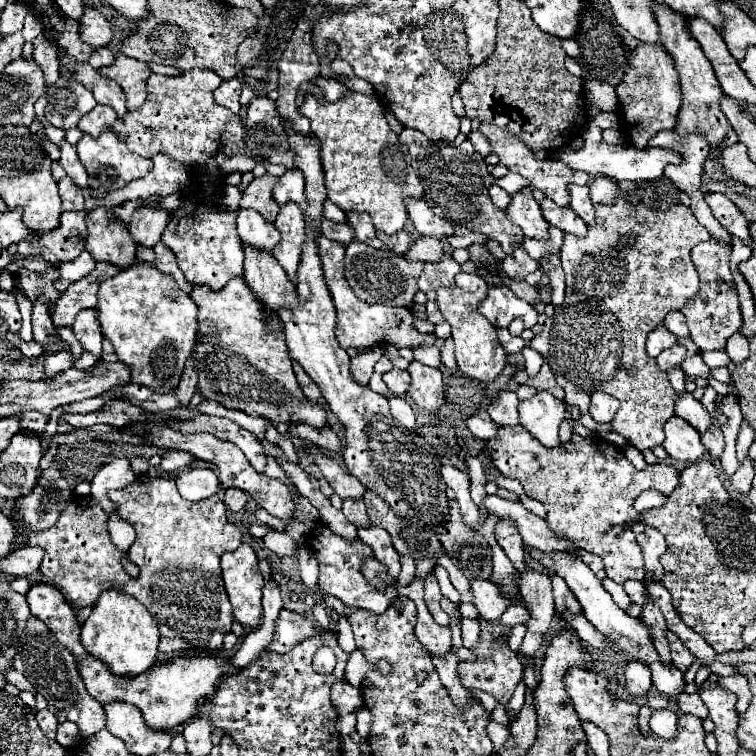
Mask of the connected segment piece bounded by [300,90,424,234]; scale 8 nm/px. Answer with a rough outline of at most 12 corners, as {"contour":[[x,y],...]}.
{"contour":[[374,94],[300,114],[322,142],[328,198],[400,232],[424,186]]}

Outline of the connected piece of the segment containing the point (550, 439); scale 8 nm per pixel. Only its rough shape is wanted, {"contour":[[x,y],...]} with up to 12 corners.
{"contour":[[550,392],[518,406],[524,426],[546,448],[560,444],[566,406]]}

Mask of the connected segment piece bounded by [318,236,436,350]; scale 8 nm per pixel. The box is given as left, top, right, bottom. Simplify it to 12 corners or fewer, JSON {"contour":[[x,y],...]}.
{"contour":[[318,238],[342,348],[434,344],[408,308],[368,304],[344,278],[344,244]]}

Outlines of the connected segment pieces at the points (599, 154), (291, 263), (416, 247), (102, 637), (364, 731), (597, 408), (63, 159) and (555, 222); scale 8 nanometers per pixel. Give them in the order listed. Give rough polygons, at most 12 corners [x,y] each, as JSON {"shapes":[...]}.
{"shapes":[[[592,122],[582,150],[560,150],[574,170],[614,180],[656,180],[676,150],[610,146]],[[294,202],[280,208],[274,226],[282,238],[272,254],[288,278],[304,244],[304,214]],[[428,236],[412,242],[406,260],[438,262],[444,242]],[[104,590],[82,644],[118,676],[148,670],[158,626],[132,596]],[[363,707],[357,712],[356,731],[361,738],[370,734],[370,711]],[[604,392],[590,394],[590,416],[596,422],[610,422],[618,400]],[[60,142],[60,164],[76,186],[86,188],[88,174],[76,148]],[[550,198],[540,202],[542,216],[574,236],[588,232],[586,222]]]}

